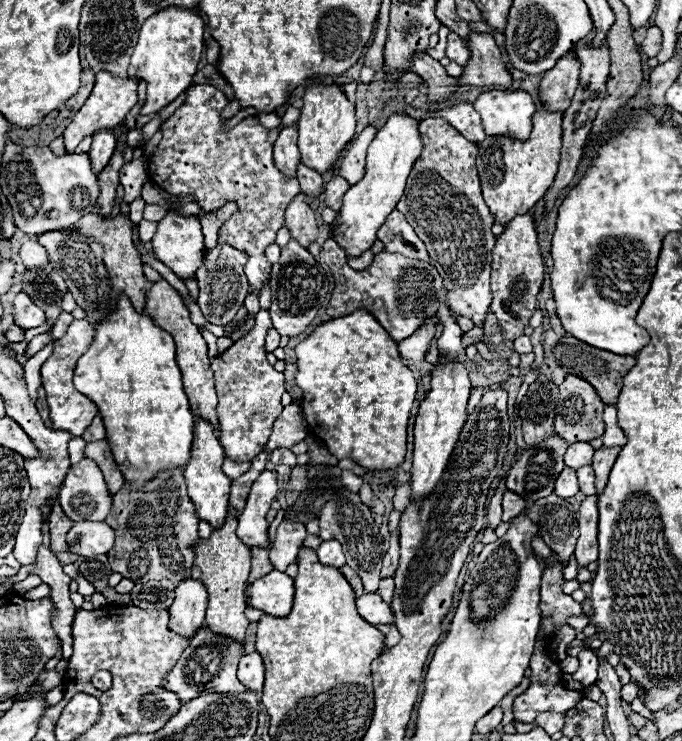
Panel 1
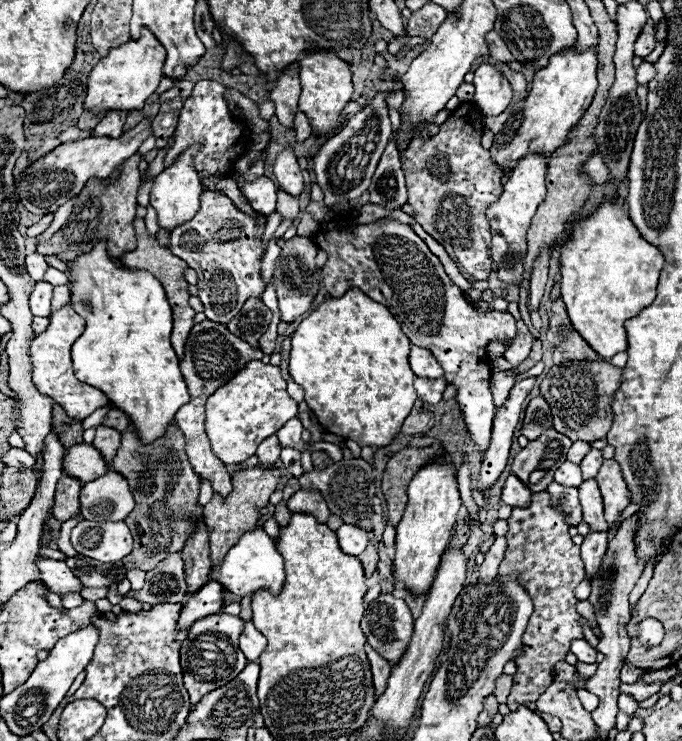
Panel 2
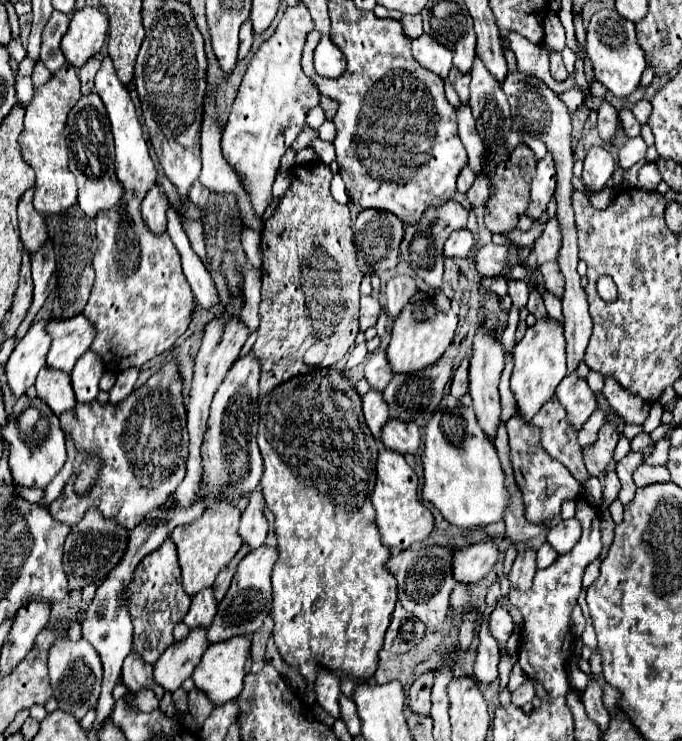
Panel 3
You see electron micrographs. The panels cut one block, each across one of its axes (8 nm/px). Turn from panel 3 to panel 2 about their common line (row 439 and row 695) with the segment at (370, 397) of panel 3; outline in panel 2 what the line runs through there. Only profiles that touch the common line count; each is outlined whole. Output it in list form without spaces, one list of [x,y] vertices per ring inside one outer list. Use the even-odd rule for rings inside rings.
[[[366,646],[366,654],[370,660],[370,668],[372,668],[372,680],[374,680],[376,696],[380,696],[386,690],[386,680],[390,676],[390,668],[388,668],[388,662],[384,662],[384,658],[380,658],[380,654],[376,654],[370,646]]]

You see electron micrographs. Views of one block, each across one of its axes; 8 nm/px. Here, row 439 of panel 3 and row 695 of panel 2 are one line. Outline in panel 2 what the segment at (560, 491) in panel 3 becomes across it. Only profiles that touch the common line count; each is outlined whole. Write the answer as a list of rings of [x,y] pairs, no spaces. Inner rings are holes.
[[[534,492],[528,508],[514,508],[508,524],[508,548],[498,570],[498,578],[518,572],[518,584],[530,594],[534,612],[522,638],[524,654],[514,658],[514,686],[506,704],[510,710],[516,710],[518,706],[536,710],[534,702],[554,680],[554,664],[566,658],[572,640],[584,636],[578,622],[580,614],[576,612],[578,598],[574,596],[574,588],[584,578],[584,562],[580,558],[580,546],[576,546],[568,534],[570,526],[566,524],[566,514],[550,506],[548,492]]]

